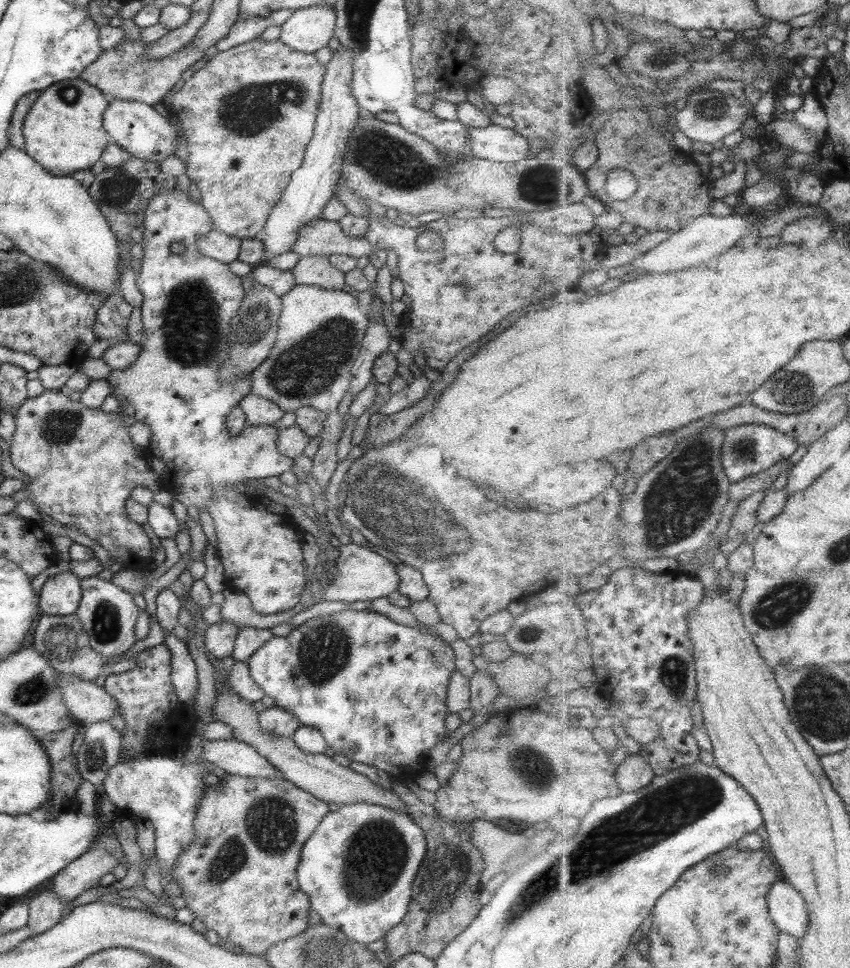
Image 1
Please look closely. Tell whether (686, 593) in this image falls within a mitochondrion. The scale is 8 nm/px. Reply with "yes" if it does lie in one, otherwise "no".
no

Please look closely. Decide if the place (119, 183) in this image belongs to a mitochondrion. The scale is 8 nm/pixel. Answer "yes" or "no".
yes

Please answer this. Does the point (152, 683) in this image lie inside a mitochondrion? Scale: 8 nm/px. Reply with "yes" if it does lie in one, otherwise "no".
no

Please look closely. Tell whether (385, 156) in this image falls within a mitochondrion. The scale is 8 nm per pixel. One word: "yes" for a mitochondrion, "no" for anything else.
yes

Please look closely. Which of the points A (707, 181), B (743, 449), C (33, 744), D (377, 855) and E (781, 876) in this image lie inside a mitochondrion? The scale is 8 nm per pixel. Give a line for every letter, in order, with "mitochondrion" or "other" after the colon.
A: other
B: mitochondrion
C: other
D: mitochondrion
E: other

